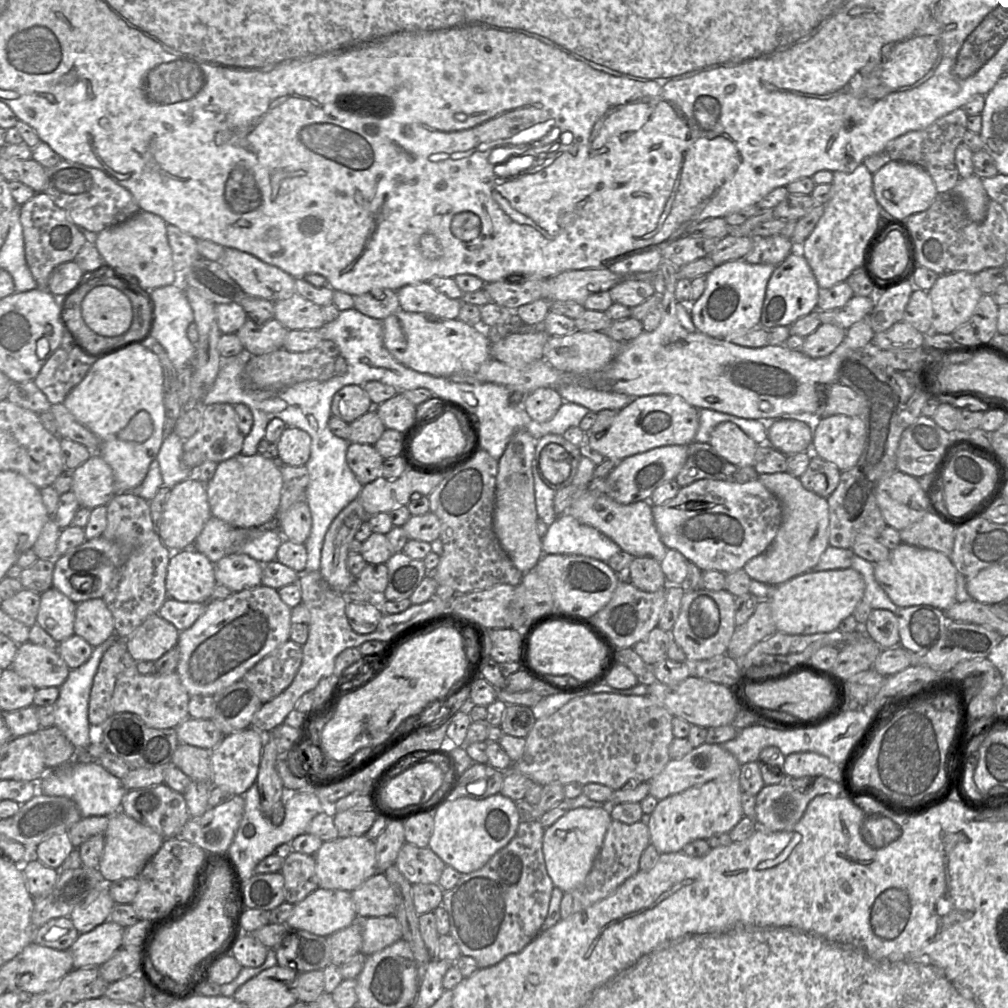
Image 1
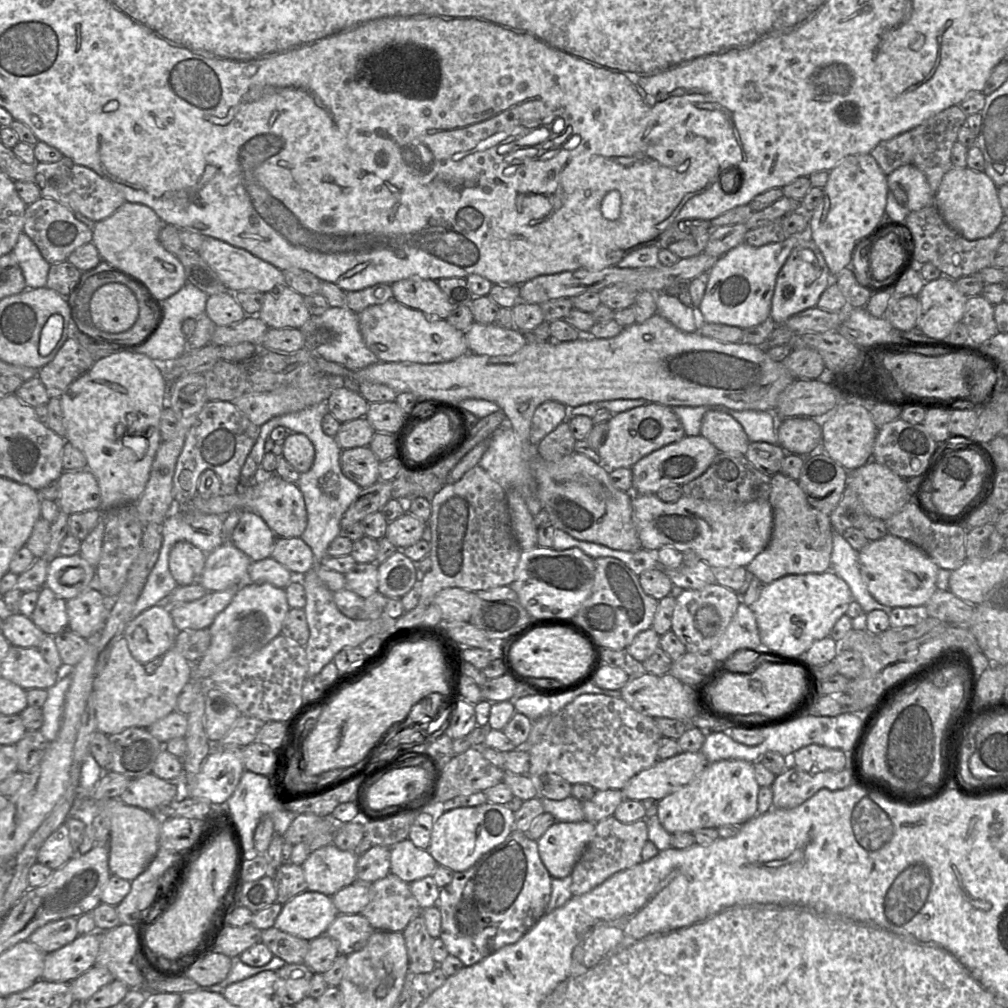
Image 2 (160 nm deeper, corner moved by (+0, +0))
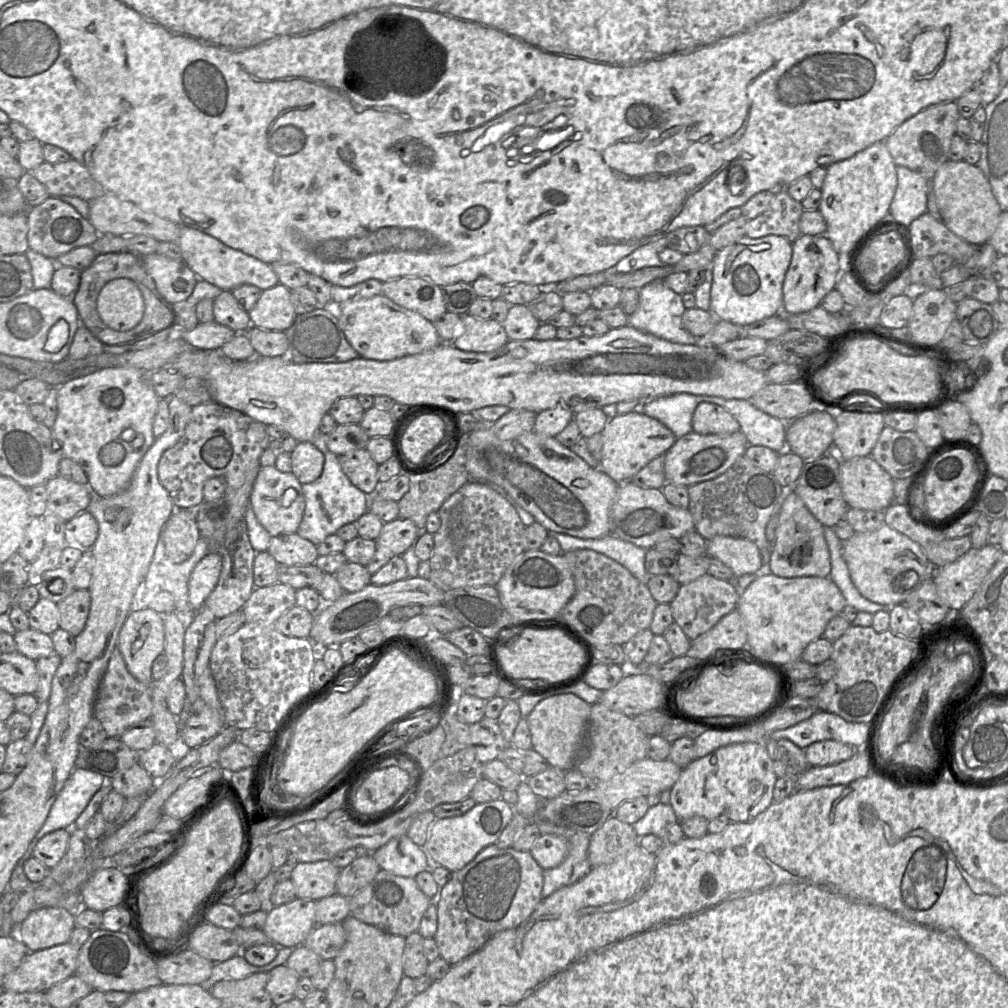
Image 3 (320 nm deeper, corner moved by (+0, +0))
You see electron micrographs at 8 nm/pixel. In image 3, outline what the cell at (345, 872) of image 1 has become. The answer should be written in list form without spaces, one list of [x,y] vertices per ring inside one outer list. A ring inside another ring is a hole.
[[[332,860],[298,862],[290,878],[296,897],[318,901],[336,893],[340,870]]]

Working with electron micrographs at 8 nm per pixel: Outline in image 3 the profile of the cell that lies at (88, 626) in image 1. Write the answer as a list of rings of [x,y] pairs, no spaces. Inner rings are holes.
[[[75,589],[58,603],[60,626],[75,637],[85,628],[91,605],[89,589]]]

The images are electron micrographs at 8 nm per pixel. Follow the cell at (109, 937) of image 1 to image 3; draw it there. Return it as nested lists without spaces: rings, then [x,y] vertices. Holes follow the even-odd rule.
[[[64,943],[30,951],[20,966],[5,976],[1,990],[13,992],[47,991],[75,974],[80,948]]]

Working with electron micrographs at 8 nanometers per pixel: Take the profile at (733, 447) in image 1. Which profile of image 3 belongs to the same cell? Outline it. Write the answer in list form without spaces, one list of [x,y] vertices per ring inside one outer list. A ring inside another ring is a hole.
[[[702,402],[694,410],[692,429],[702,435],[732,434],[740,431],[740,425],[725,408],[710,402]]]

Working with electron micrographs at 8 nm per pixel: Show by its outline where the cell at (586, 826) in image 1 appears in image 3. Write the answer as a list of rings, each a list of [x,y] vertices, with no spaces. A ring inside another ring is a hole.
[[[542,834],[530,853],[543,870],[558,866],[569,850],[569,839],[557,834]]]

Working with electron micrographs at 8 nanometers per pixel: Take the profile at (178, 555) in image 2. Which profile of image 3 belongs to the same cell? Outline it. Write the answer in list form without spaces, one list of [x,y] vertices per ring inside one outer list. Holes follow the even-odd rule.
[[[175,509],[160,535],[165,554],[174,564],[181,564],[192,555],[199,538],[195,511],[182,509]]]

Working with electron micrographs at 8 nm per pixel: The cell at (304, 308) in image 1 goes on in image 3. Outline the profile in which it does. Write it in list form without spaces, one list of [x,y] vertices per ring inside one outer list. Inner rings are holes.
[[[281,283],[263,290],[248,313],[251,326],[263,330],[286,331],[296,317],[291,290]]]

